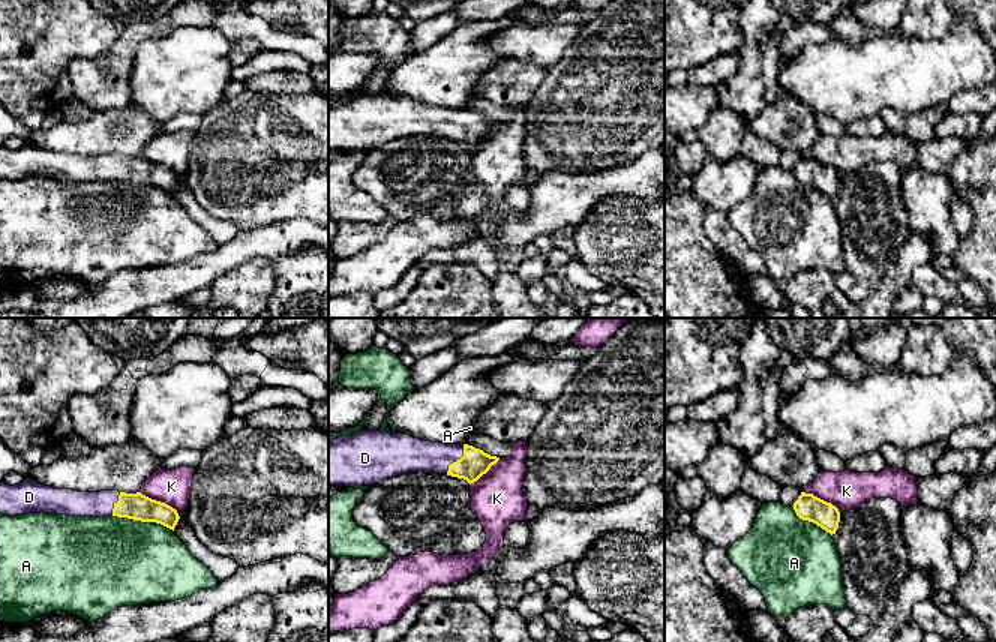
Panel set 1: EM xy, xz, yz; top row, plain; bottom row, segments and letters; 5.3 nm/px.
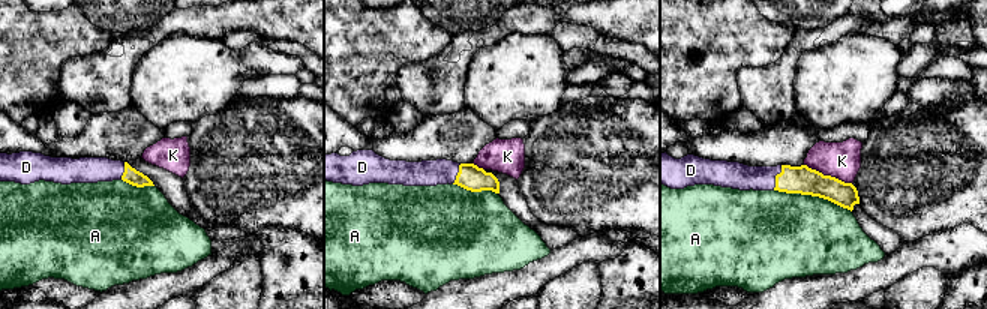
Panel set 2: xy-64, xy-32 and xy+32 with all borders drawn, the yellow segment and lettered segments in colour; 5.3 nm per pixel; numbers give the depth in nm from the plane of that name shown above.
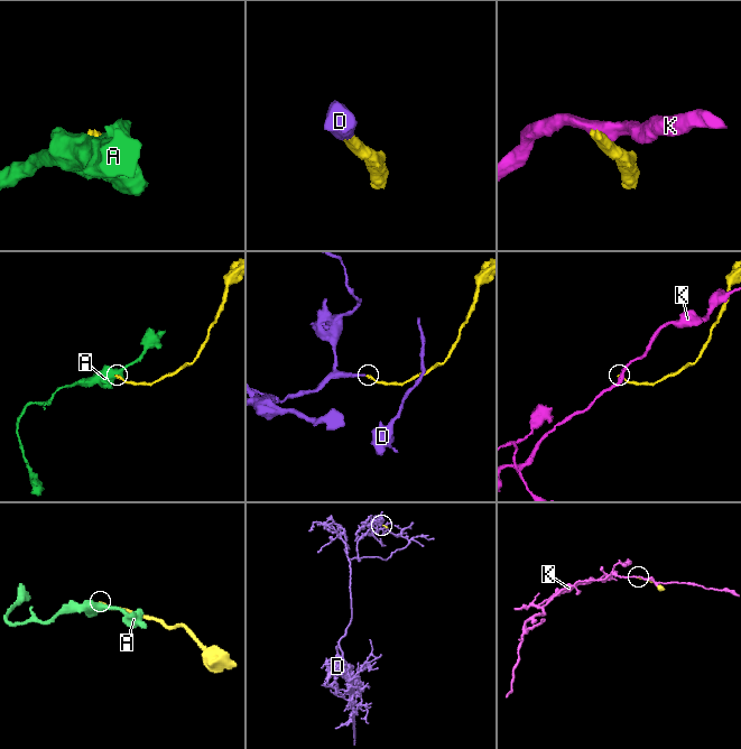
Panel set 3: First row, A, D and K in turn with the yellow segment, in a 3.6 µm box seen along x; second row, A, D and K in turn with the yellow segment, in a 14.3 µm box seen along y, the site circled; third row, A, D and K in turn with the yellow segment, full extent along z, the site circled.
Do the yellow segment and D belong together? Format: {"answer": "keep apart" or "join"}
{"answer": "join"}

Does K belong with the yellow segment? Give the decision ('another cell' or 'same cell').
another cell

